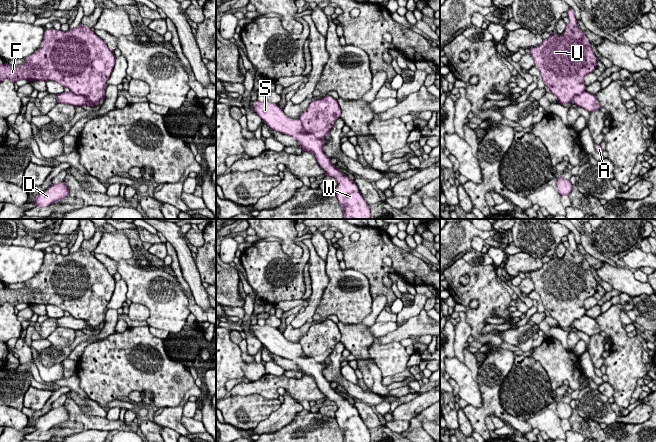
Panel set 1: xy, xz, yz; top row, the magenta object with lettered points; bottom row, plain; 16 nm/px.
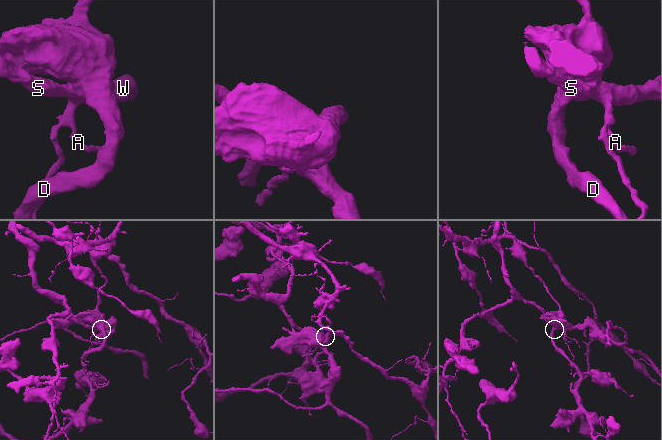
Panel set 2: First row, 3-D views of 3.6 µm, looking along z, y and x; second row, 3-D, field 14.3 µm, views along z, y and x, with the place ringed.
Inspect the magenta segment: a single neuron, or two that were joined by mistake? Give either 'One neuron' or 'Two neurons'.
Two neurons

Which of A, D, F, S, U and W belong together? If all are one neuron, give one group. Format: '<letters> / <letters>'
A S W / D F U

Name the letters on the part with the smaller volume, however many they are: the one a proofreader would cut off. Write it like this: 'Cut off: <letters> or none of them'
Cut off: A, S, W

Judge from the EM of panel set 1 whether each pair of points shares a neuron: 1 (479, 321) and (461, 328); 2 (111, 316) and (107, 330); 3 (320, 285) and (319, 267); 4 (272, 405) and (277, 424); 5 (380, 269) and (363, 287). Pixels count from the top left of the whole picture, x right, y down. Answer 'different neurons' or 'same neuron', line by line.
1: different neurons
2: same neuron
3: same neuron
4: different neurons
5: different neurons

